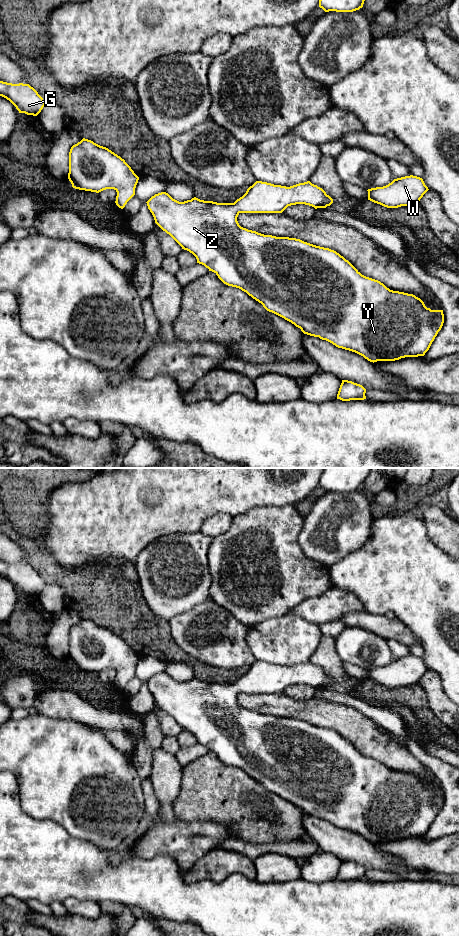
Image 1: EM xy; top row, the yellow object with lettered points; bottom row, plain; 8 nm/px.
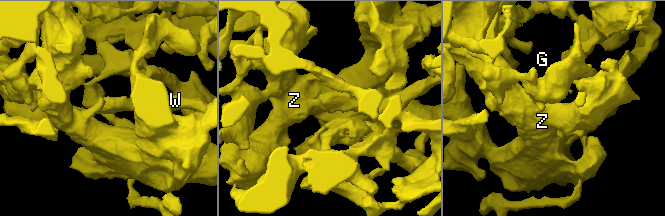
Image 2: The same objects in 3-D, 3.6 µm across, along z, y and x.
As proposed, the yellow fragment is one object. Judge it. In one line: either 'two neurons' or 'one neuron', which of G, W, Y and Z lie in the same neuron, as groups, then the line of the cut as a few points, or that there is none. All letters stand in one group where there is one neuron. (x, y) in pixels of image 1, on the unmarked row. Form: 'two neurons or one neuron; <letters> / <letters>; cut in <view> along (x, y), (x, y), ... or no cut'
one neuron; G W Y Z; no cut

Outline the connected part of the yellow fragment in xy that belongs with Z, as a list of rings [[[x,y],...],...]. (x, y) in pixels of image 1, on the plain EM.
[[[256,661],[234,683],[204,681],[196,677],[179,682],[166,672],[155,674],[146,683],[155,703],[182,729],[192,733],[197,743],[214,752],[224,764],[246,772],[267,791],[291,802],[304,814],[355,832],[370,842],[424,836],[443,806],[443,790],[431,790],[415,775],[390,770],[380,761],[362,755],[334,730],[296,718],[264,715],[239,705],[237,697],[240,693],[282,693],[288,686],[296,684],[309,685],[315,689],[330,686],[333,679],[310,661],[290,667]]]

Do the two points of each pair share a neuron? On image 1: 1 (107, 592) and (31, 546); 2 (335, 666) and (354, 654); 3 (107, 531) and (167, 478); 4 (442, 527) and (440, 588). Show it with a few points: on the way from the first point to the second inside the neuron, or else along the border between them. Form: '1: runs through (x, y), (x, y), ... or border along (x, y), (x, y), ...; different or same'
1: runs through (88, 590), (61, 576), (50, 565); same
2: border along (334, 639), (337, 654), (343, 661); different
3: runs through (122, 516), (152, 486); same
4: border along (427, 530), (427, 536), (448, 555); different

